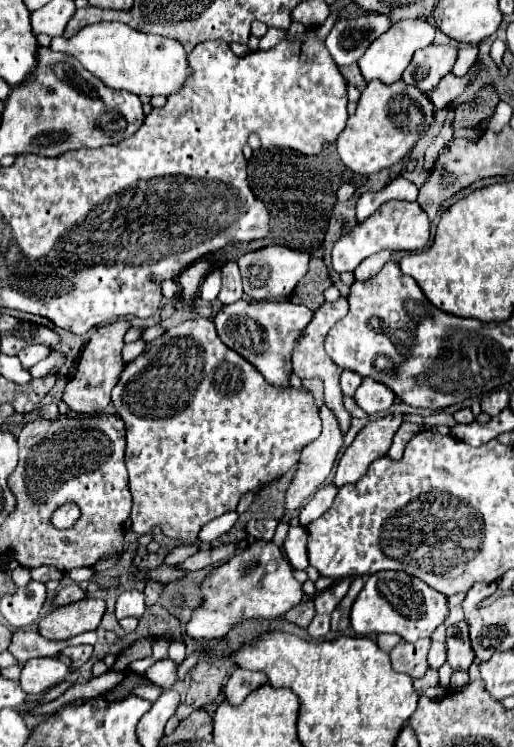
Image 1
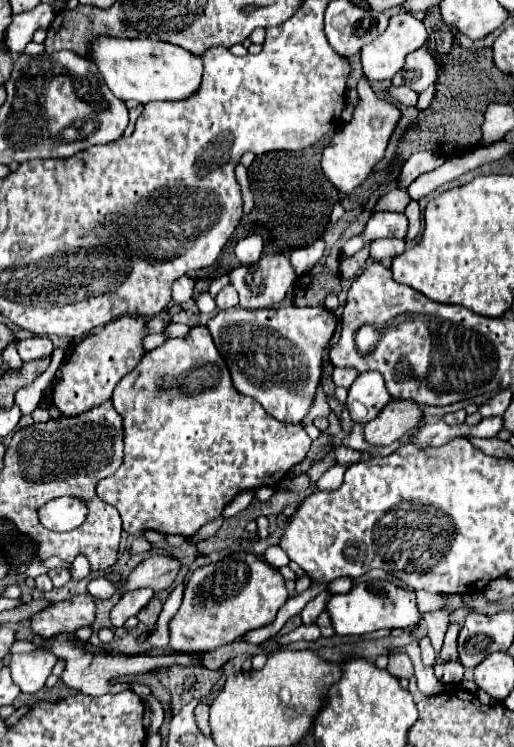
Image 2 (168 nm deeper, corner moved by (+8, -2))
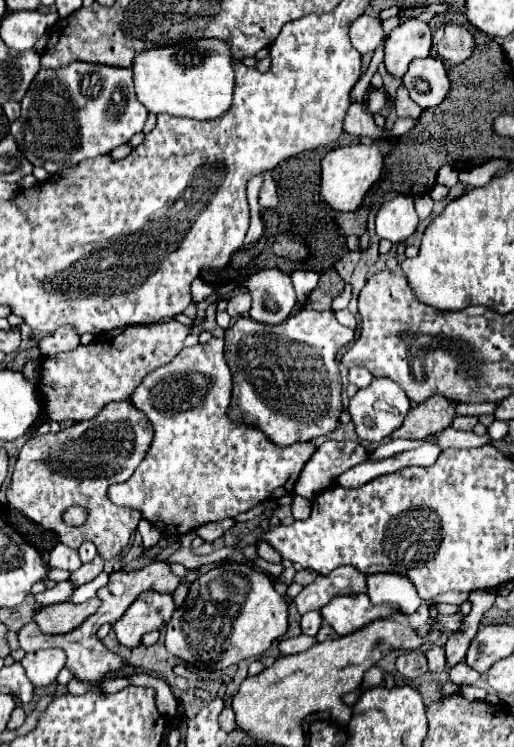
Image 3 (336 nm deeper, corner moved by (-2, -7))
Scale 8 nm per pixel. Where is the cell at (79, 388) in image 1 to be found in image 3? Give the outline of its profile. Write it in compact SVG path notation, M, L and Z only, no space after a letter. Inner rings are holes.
M174 319L164 321L164 323L152 323L152 325L130 325L122 333L118 333L112 339L100 339L92 341L88 345L78 345L74 351L58 353L58 355L48 355L40 359L40 381L38 381L38 391L40 399L44 405L44 421L46 423L60 423L60 421L86 421L96 417L104 405L110 401L124 401L130 399L132 391L140 385L140 381L154 369L170 363L184 347L184 339L188 337L192 325L182 325Z

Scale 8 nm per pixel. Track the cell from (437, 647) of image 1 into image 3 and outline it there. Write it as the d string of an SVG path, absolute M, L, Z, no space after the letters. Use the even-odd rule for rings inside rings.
M432 645L426 651L426 657L428 657L428 665L430 665L432 673L440 675L446 669L446 657L444 657L444 649L440 645Z

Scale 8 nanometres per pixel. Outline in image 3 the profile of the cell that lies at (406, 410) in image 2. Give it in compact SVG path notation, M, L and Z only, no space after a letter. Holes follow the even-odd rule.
M434 395L408 411L402 427L392 433L392 439L424 439L438 429L446 429L454 417L456 403L446 399L444 395Z

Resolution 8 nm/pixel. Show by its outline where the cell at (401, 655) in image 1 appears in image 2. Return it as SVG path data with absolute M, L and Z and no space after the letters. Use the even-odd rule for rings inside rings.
M398 652L398 654L390 654L390 662L388 662L388 672L394 674L396 678L410 678L414 674L412 670L412 660L406 652Z

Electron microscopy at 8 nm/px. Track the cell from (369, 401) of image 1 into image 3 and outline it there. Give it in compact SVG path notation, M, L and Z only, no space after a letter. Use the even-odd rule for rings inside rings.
M374 379L370 387L360 389L348 405L348 413L352 415L356 433L360 439L370 443L380 443L382 439L390 437L394 429L398 429L410 409L410 399L406 397L404 389L396 385L392 379Z

